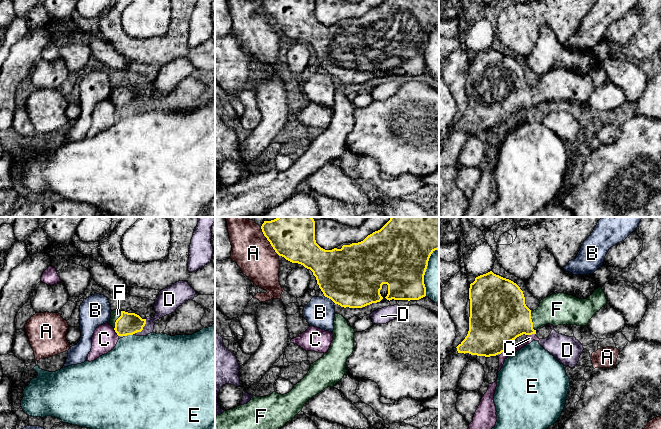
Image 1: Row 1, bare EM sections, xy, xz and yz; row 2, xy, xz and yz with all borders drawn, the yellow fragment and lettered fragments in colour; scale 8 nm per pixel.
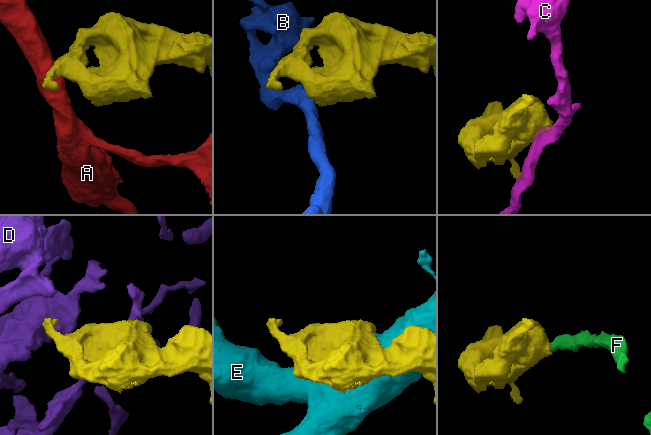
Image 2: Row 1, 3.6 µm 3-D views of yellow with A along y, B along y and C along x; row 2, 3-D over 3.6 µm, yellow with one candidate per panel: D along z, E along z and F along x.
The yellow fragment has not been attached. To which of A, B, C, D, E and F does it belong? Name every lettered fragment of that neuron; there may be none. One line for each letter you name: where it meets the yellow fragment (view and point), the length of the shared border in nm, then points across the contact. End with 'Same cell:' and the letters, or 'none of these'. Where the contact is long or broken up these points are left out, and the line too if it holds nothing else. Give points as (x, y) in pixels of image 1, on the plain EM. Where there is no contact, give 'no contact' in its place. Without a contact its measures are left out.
F: meets yellow in yz at (531, 96); contact 170 nm long; runs through yz (501, 91), (531, 96), (557, 85)
Same cell: F

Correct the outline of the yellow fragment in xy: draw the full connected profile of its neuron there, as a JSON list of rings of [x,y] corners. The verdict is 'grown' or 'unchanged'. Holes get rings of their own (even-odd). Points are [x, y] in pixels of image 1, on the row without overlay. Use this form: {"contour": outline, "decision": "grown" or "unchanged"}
{"contour": [[[113,86],[109,100],[118,112],[127,112],[141,108],[146,100],[146,95],[142,95],[135,89]]], "decision": "grown"}

